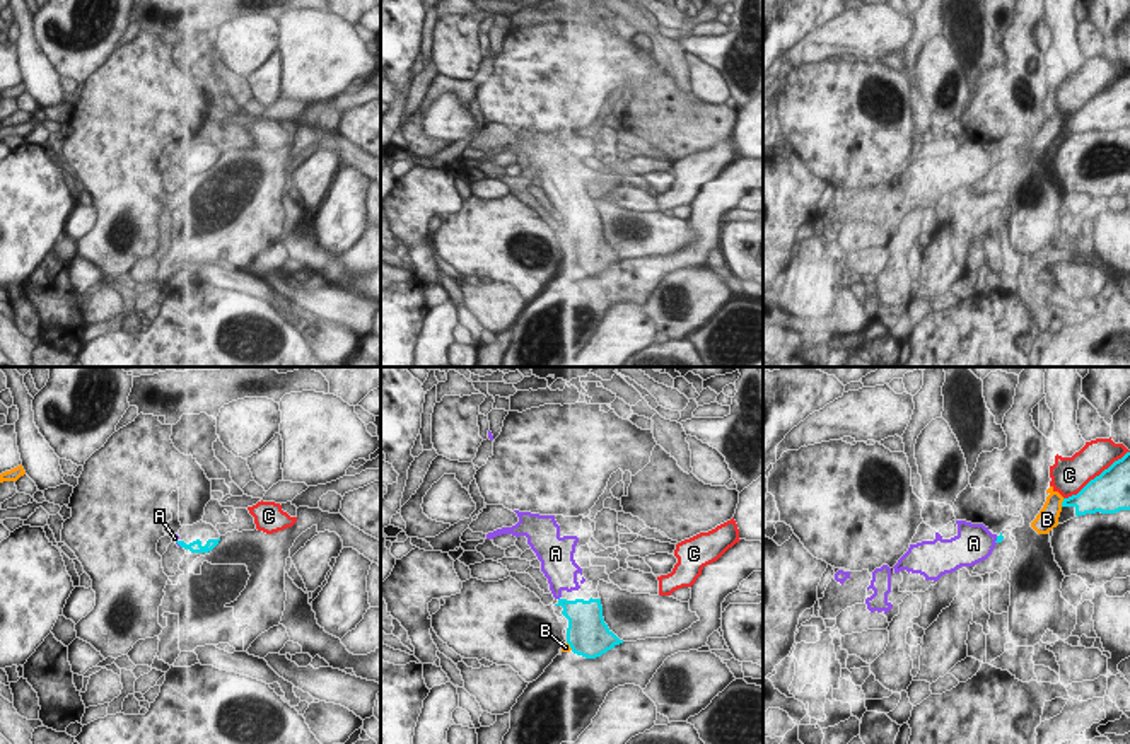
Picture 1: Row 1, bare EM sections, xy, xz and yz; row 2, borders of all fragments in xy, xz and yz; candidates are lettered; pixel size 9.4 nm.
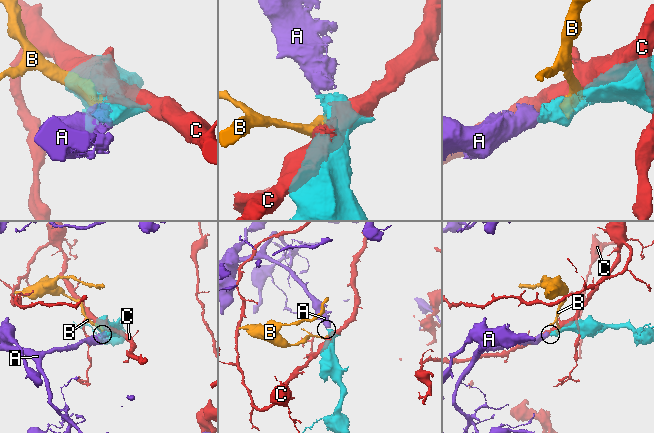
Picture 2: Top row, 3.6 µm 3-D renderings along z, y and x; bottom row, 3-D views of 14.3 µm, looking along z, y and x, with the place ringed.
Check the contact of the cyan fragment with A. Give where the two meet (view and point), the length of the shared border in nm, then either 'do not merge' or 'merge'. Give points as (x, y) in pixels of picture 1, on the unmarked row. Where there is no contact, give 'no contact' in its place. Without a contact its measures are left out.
contact yz (997, 157); length 80 nm; merge

